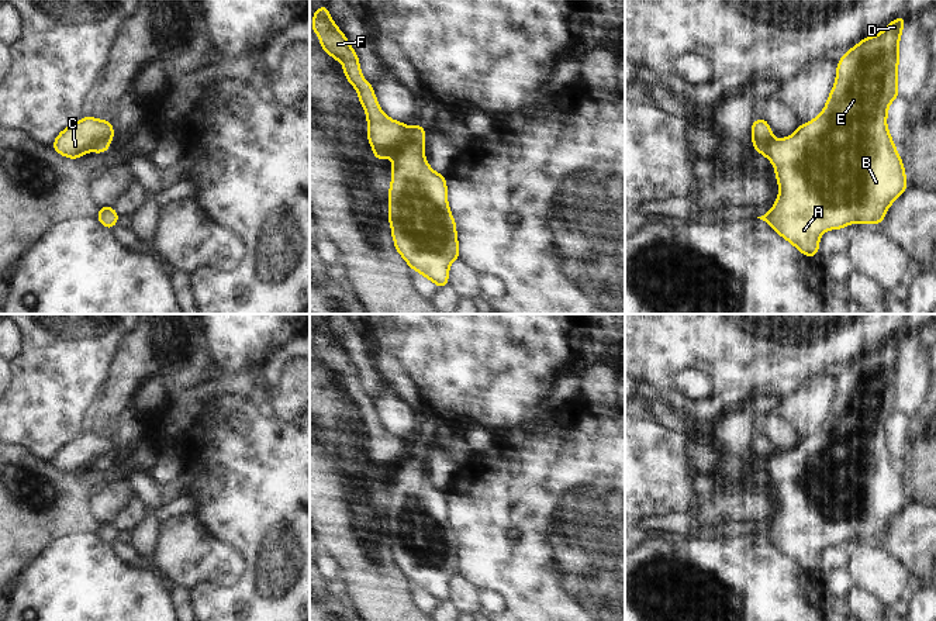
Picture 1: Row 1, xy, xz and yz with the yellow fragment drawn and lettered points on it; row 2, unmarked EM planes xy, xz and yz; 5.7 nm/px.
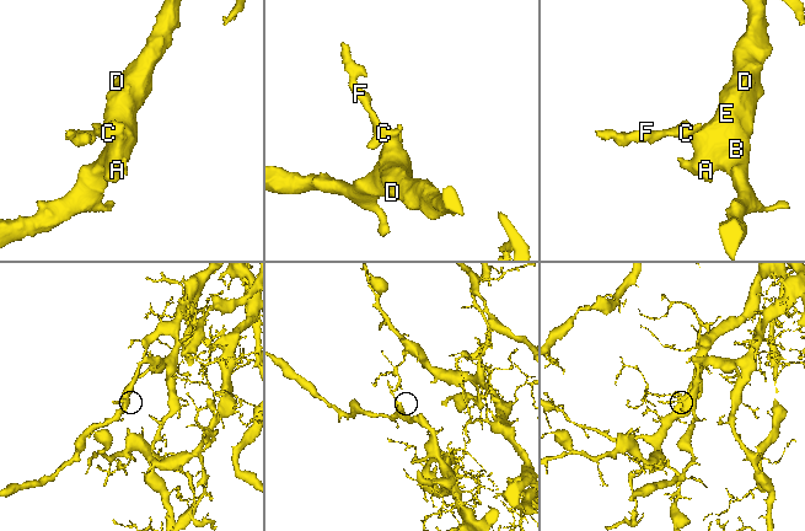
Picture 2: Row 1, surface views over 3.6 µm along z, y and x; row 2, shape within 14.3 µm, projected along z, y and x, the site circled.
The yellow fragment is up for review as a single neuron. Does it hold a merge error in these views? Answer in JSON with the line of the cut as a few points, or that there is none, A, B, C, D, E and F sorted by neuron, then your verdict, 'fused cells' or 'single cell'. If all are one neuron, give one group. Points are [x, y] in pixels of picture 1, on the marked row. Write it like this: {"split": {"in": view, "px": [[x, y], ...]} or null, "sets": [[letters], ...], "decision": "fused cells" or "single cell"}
{"split": {"in": "xz", "px": [[424, 134], [413, 130], [410, 138], [393, 155]]}, "sets": [["A", "B", "D", "E"], ["C", "F"]], "decision": "fused cells"}

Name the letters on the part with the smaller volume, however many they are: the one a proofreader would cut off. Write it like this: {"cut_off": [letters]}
{"cut_off": ["C", "F"]}

